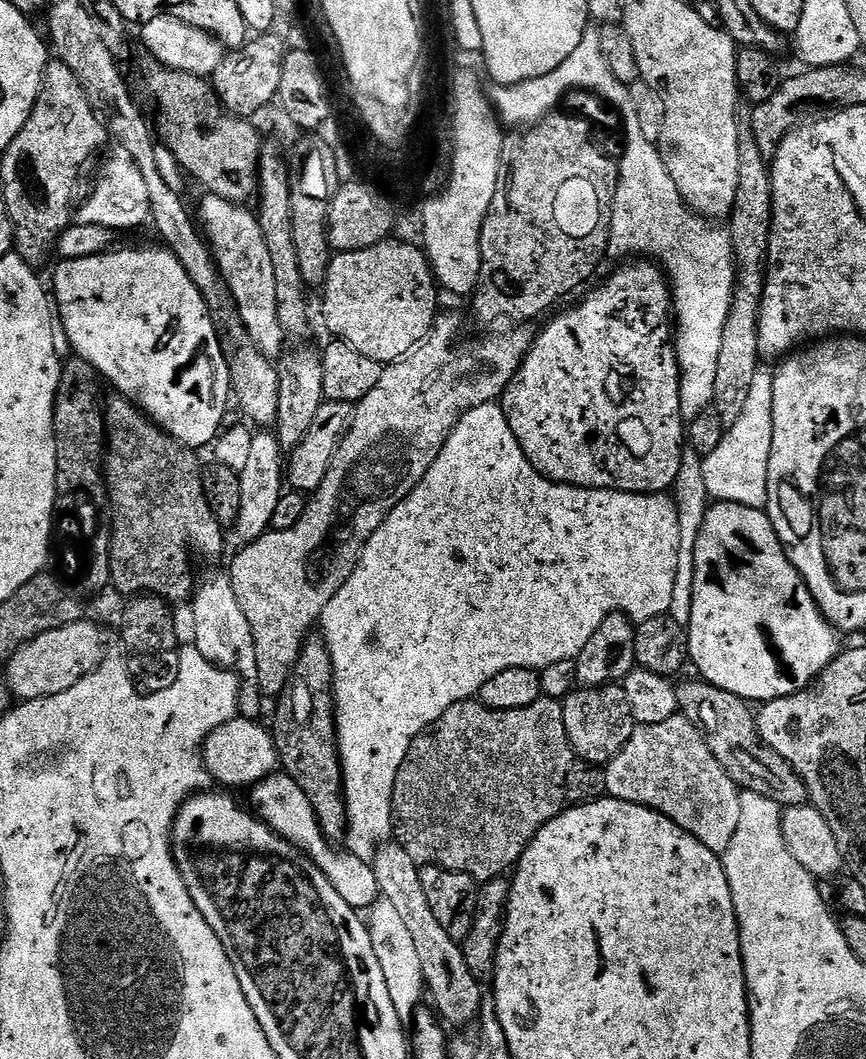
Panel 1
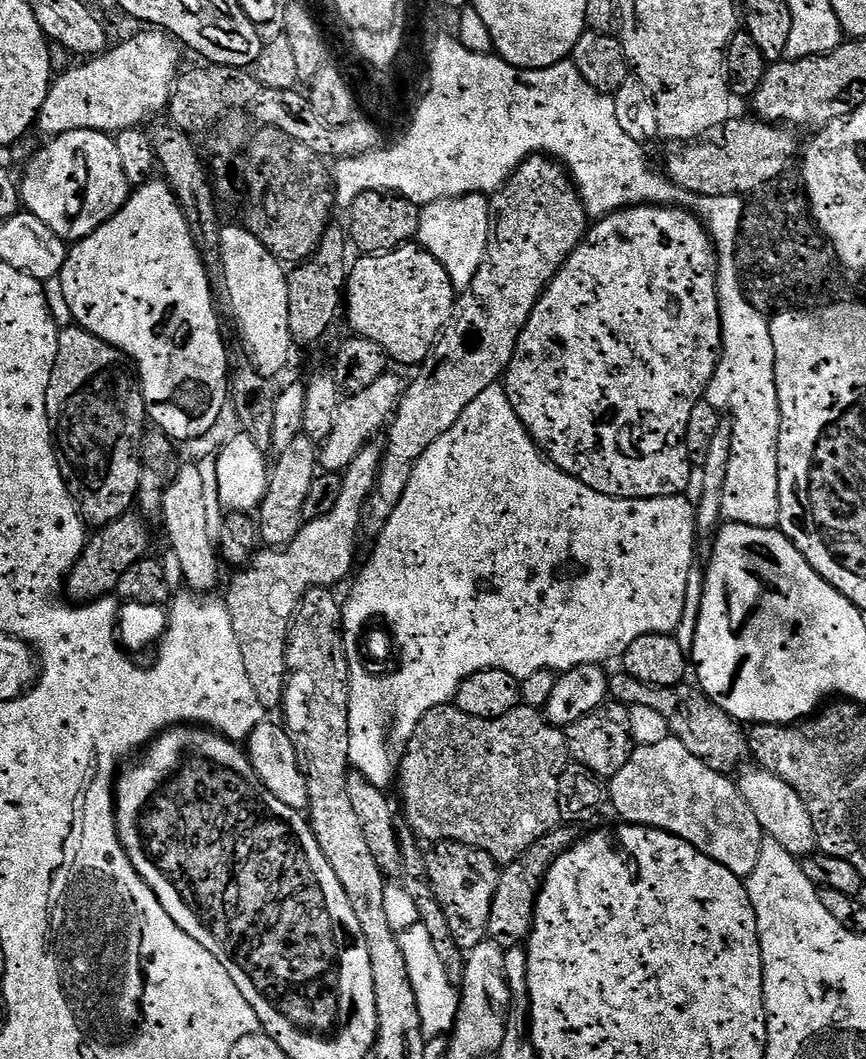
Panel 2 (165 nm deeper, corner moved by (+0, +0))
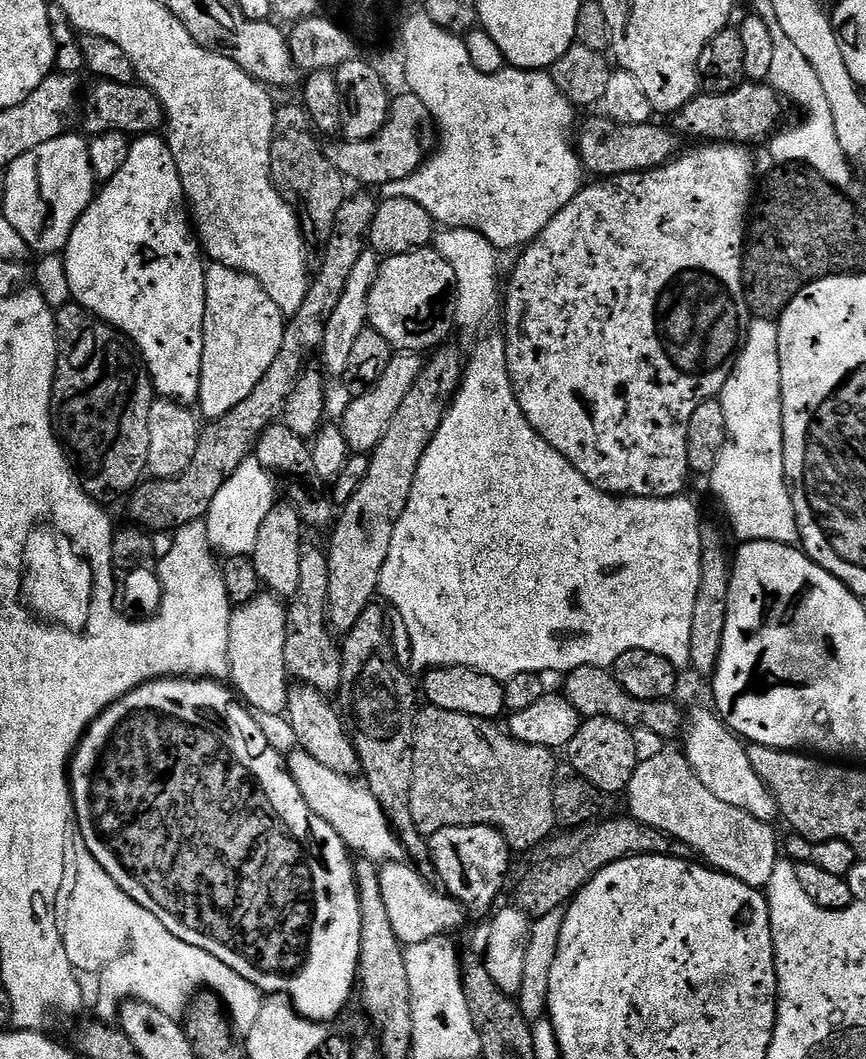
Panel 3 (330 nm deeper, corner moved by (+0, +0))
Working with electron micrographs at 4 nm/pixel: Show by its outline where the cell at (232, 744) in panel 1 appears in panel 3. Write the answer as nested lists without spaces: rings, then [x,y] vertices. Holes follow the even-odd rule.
[[[296,750],[287,757],[288,773],[294,778],[306,802],[323,820],[344,839],[353,853],[377,862],[400,862],[406,849],[393,830],[388,815],[382,810],[378,798],[363,779],[343,776],[327,766],[322,766],[308,752]]]

